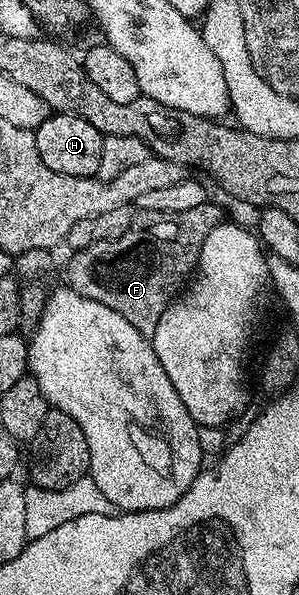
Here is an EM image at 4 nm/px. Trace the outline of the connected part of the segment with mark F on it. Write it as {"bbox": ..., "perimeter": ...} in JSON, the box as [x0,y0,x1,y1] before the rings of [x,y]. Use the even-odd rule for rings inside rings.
{"bbox":[65,200,224,336],"perimeter":[[[215,200],[197,204],[197,208],[189,208],[189,212],[148,217],[148,222],[143,222],[140,226],[139,223],[132,225],[131,229],[125,232],[125,236],[117,236],[117,240],[93,244],[84,250],[74,251],[65,263],[66,285],[89,300],[97,300],[113,308],[113,312],[125,316],[125,320],[129,320],[129,324],[133,324],[137,332],[150,336],[154,334],[157,320],[161,320],[165,308],[175,301],[181,287],[188,281],[187,270],[194,271],[198,267],[201,244],[205,244],[205,236],[209,236],[209,232],[217,228],[224,218],[222,208]]]}

